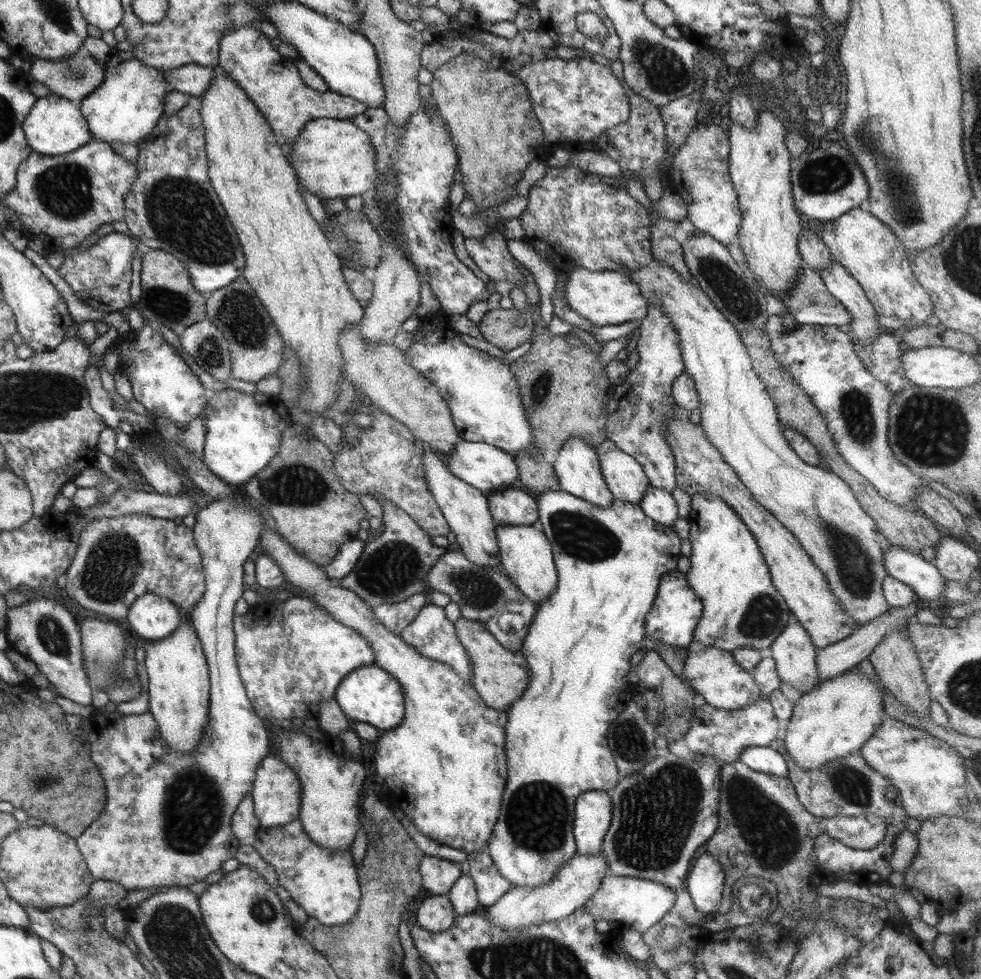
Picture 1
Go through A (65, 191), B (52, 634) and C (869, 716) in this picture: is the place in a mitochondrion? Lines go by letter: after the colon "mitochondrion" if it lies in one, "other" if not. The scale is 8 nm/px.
A: mitochondrion
B: mitochondrion
C: other

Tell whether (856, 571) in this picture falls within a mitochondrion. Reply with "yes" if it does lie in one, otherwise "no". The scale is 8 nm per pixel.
yes

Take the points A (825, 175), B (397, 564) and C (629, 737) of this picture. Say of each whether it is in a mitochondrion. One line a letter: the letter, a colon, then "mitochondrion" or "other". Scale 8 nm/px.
A: mitochondrion
B: mitochondrion
C: mitochondrion

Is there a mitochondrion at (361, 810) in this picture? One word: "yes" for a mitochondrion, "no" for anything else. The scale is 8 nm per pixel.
no

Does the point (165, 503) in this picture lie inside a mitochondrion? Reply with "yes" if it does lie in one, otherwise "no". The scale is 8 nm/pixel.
no

